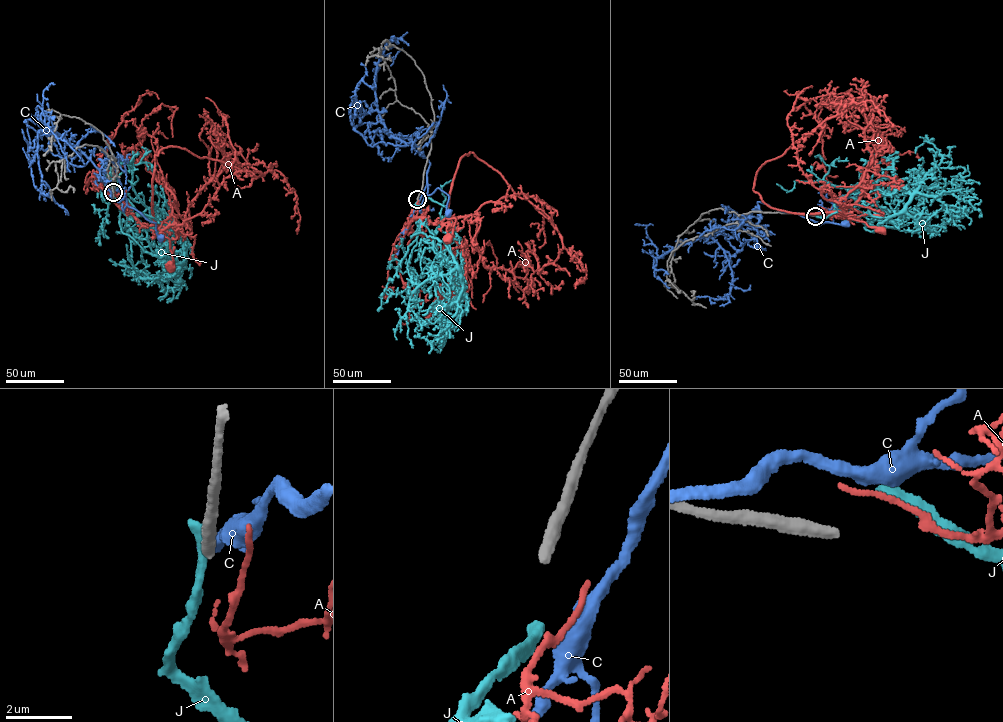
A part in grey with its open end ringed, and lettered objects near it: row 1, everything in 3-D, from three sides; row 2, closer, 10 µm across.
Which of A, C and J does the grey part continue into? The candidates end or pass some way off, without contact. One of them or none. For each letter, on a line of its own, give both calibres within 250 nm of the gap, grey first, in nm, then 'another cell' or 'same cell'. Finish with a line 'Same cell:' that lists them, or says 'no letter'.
A: calibres 320 and 180 nm; another cell
C: calibres 320 and 440 nm; another cell
J: calibres 320 and 440 nm; another cell
Same cell: no letter

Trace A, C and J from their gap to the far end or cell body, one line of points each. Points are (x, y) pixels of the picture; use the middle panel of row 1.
A: (418, 200), (421, 216), (429, 221), (455, 218), (452, 234), (446, 239)
C: (418, 201), (427, 184), (428, 195), (439, 188), (448, 196), (447, 213)
J: (417, 202), (414, 205), (418, 206), (428, 198), (446, 208), (459, 238), (450, 240), (449, 246), (461, 282)

